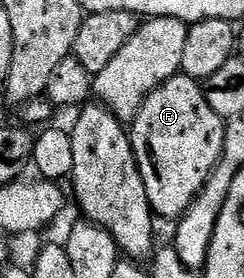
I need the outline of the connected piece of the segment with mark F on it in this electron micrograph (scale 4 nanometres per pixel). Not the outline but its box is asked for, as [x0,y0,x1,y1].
[130,74,225,221]

